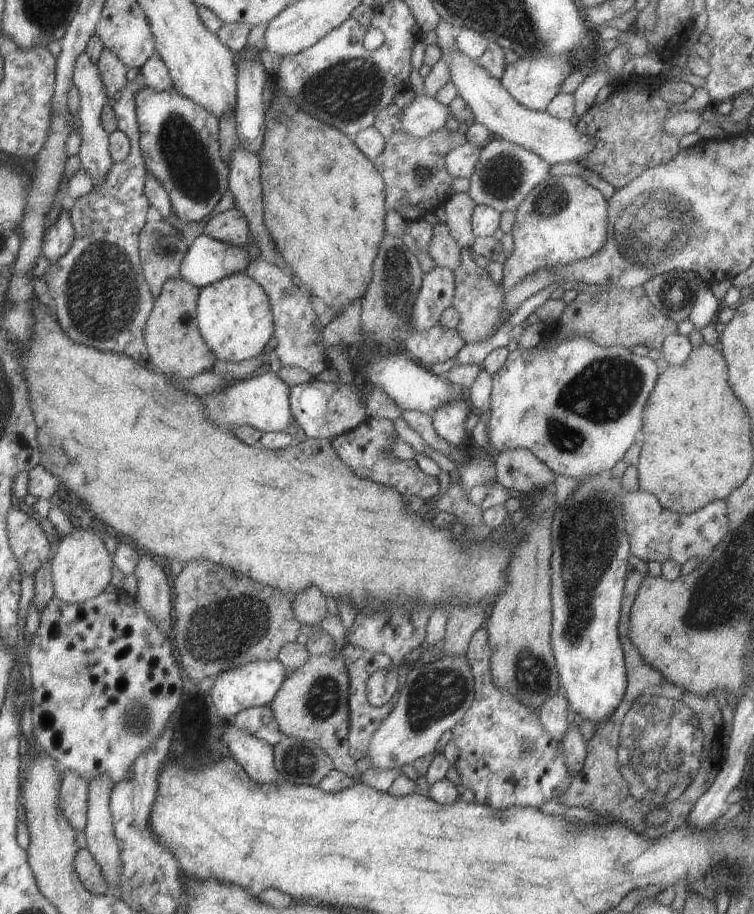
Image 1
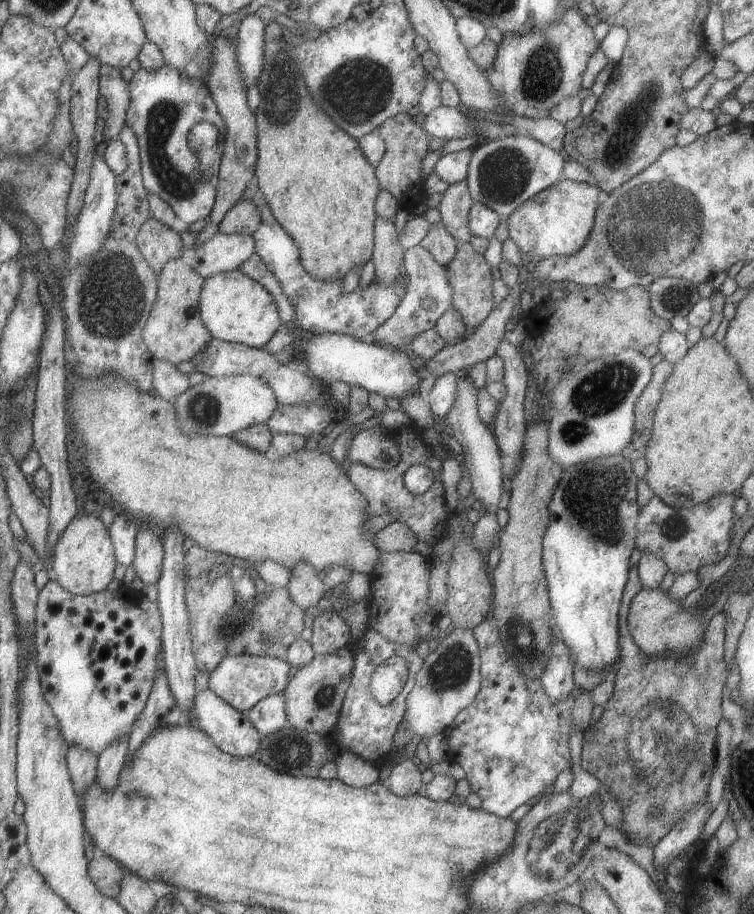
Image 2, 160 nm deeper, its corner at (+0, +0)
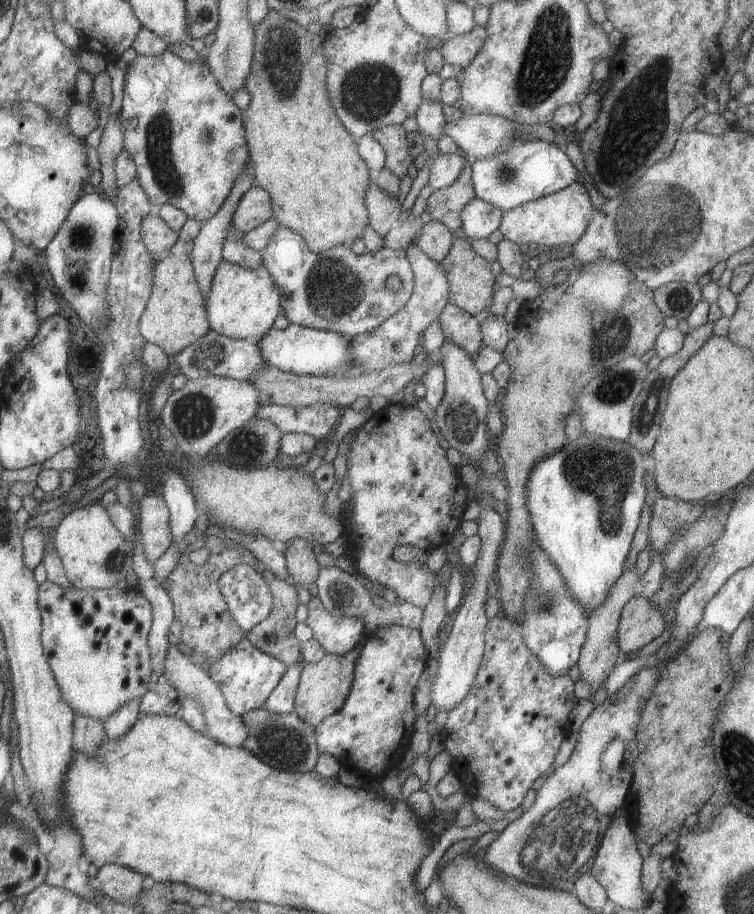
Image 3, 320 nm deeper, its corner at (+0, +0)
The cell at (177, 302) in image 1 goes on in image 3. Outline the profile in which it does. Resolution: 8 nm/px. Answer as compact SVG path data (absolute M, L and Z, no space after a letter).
M166 254L154 264L151 292L139 317L138 329L145 342L158 346L167 357L193 344L210 330L189 256Z

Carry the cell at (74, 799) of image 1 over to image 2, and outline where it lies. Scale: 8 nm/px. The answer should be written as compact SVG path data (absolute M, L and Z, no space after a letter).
M69 745L66 750L66 765L73 790L78 796L79 802L90 784L96 780L96 764L98 755L90 753L87 749L78 749L77 745Z

